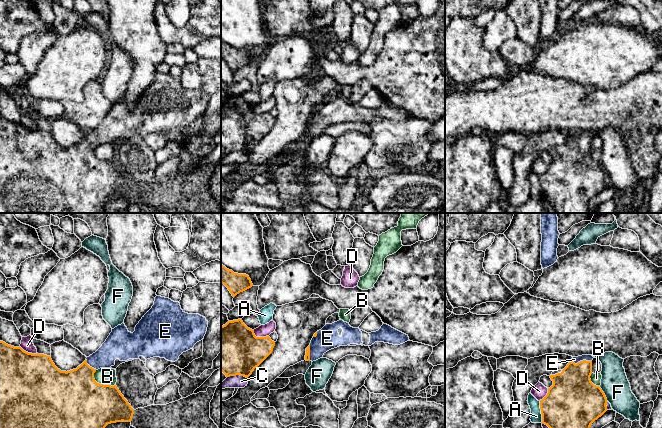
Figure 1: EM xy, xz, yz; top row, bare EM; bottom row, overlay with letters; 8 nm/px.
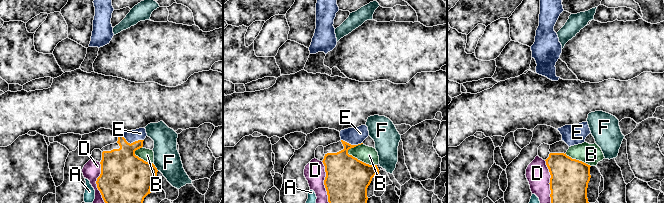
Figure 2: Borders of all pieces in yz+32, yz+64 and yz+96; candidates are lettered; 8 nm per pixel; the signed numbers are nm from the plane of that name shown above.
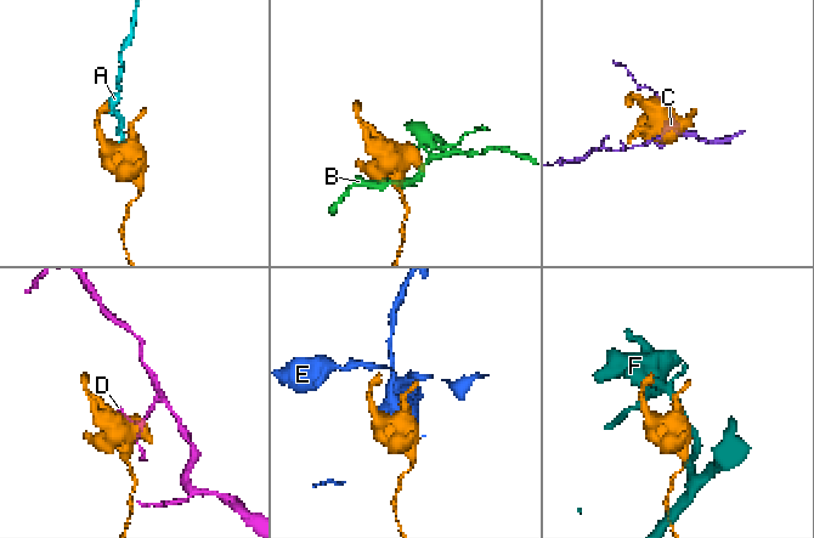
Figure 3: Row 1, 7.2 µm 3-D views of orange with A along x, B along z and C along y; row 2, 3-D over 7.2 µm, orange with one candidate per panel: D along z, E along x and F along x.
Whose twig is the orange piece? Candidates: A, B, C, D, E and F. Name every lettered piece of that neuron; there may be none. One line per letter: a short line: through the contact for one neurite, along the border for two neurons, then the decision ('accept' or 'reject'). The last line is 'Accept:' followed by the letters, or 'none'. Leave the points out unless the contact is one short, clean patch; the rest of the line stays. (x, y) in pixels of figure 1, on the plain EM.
A: reject
B: reject
C: reject
D: reject
E: yz (572, 166), (581, 137), (584, 133) | accept
F: reject
Accept: E

